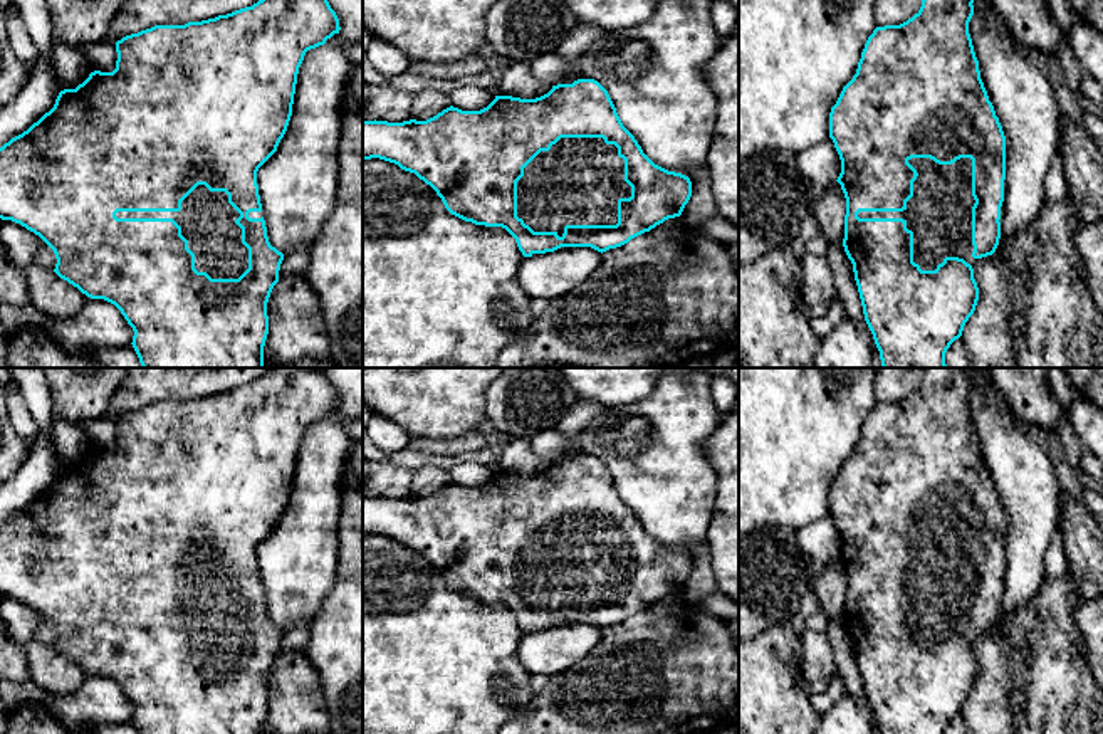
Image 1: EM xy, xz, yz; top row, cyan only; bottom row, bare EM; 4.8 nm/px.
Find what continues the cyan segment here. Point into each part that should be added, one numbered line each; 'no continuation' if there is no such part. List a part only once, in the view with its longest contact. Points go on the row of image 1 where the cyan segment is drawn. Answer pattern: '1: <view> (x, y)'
1: yz (939, 214)

